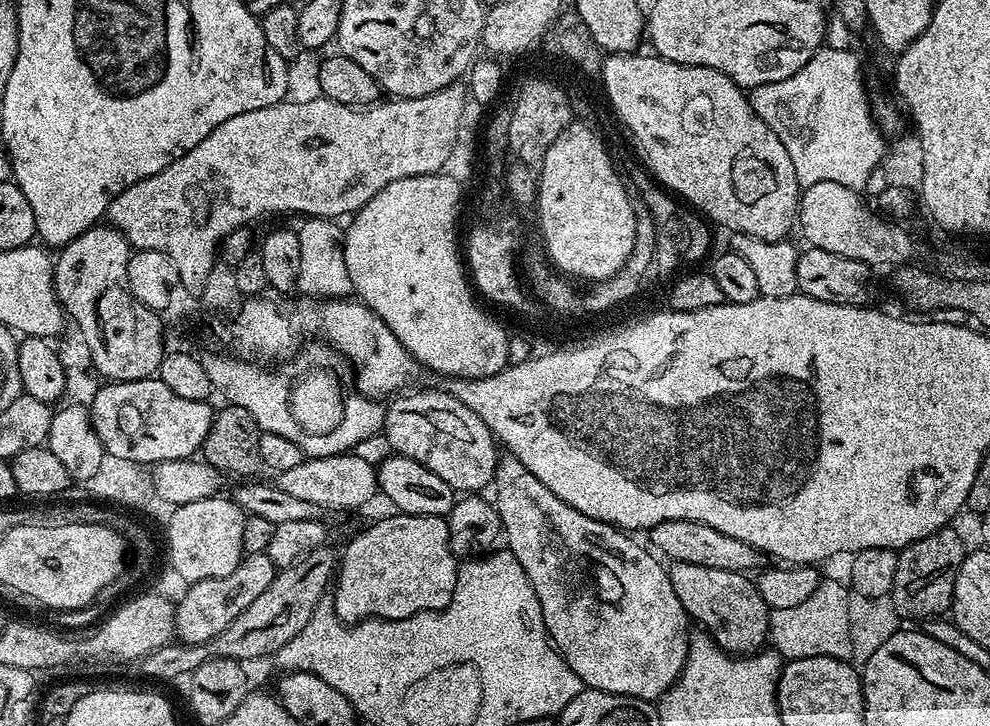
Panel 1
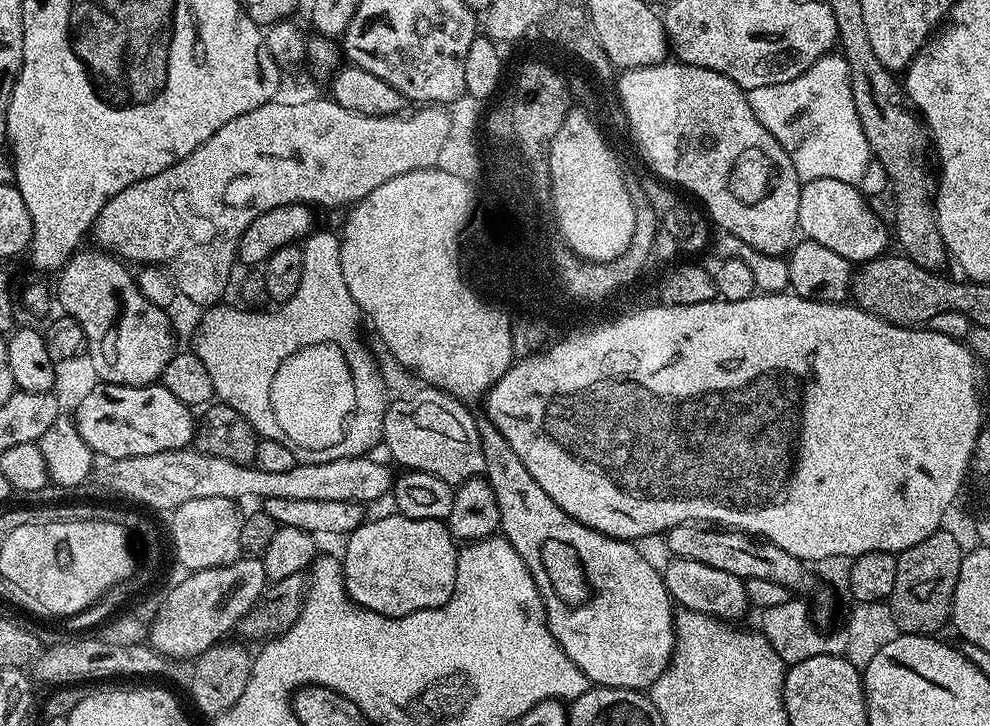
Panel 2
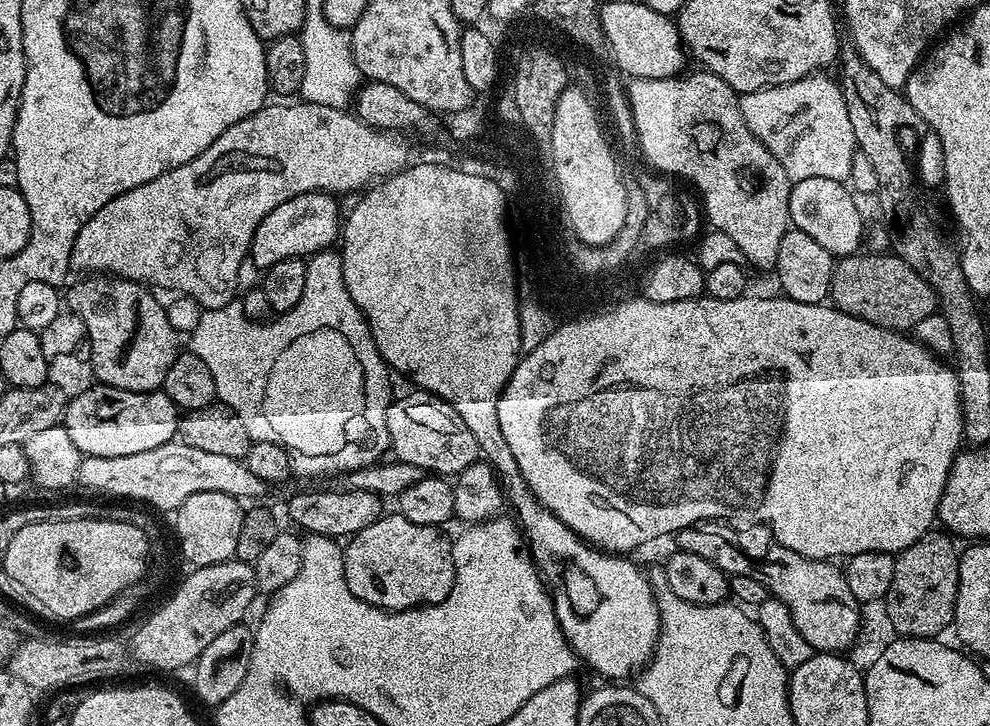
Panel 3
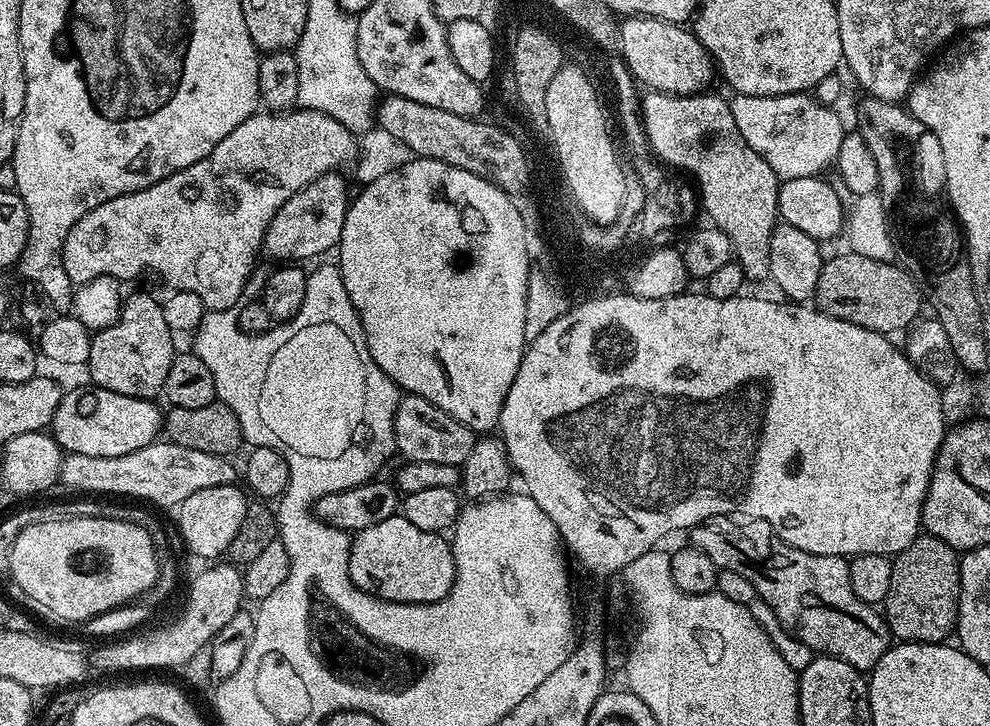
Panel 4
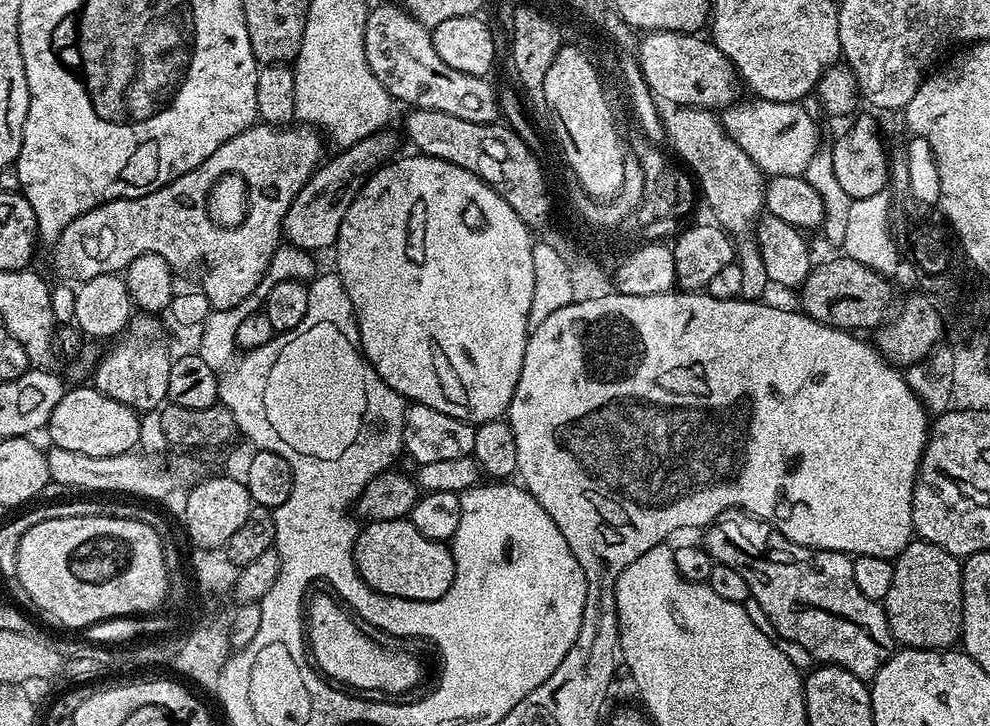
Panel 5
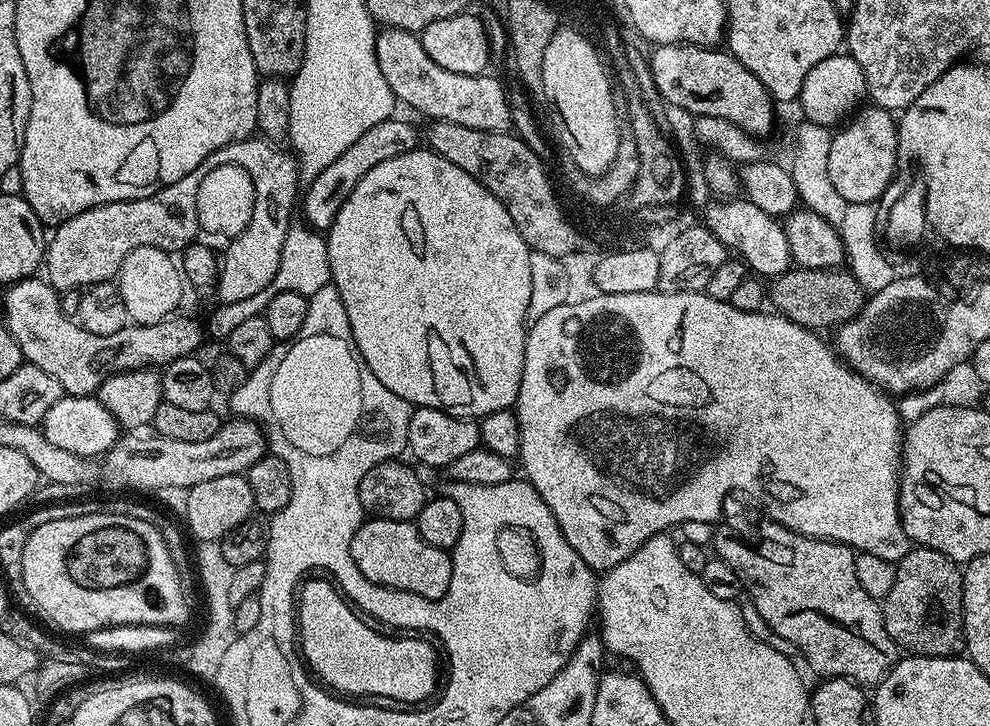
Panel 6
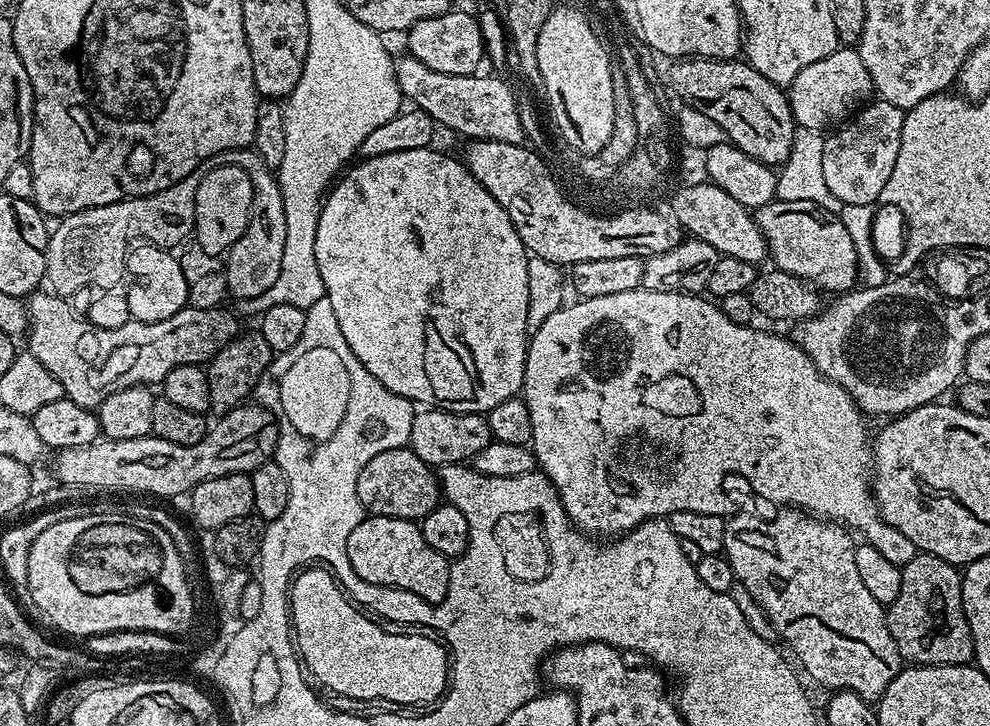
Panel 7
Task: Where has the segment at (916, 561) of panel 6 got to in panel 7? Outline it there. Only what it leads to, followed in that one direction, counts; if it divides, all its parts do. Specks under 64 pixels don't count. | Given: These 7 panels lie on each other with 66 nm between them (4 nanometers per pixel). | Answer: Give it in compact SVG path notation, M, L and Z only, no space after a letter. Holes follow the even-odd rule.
M917 551L910 562L900 569L902 590L898 598L887 605L886 626L894 646L898 646L901 661L912 666L954 666L972 664L974 638L970 634L970 622L966 622L966 610L962 606L961 569L948 564L929 552Z

